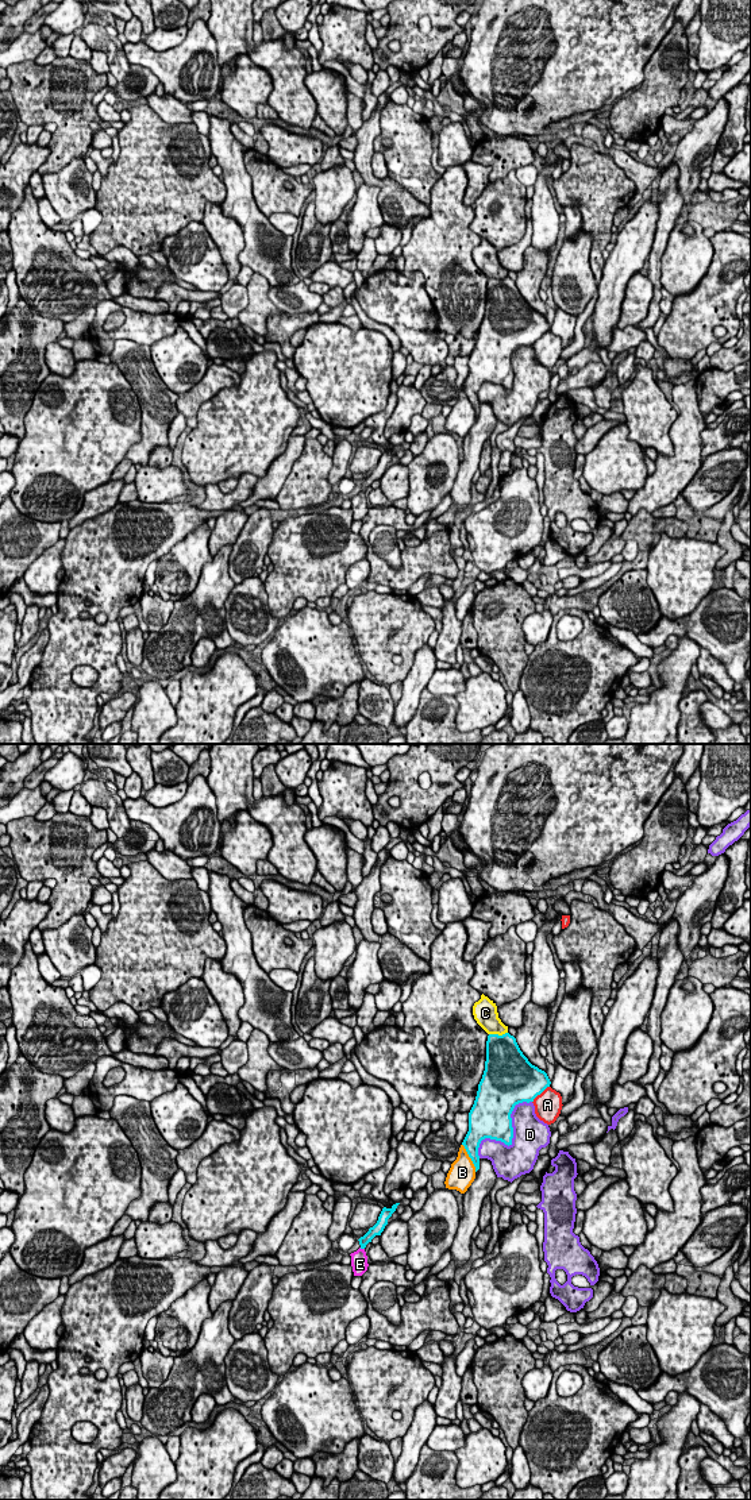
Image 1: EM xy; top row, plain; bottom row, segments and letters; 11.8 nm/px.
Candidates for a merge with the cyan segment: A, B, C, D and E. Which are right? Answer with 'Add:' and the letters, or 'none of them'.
Add: E

